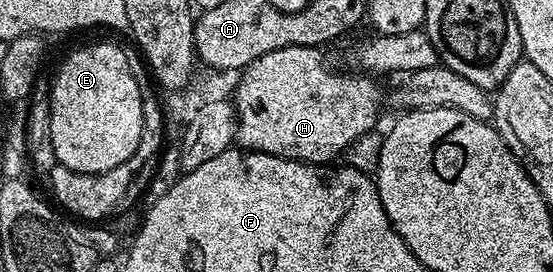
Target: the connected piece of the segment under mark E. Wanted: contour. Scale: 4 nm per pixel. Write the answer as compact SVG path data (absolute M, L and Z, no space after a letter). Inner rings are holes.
M100 41L97 45L84 45L81 49L76 49L60 65L60 70L56 73L56 78L51 78L50 92L48 94L48 138L52 144L51 156L56 156L55 160L59 164L70 167L70 171L79 173L101 173L110 171L110 167L118 167L118 163L126 163L134 151L138 151L138 139L142 139L142 91L138 87L138 79L134 79L134 71L130 71L129 54L124 54L124 49L120 45L115 45L112 41Z

